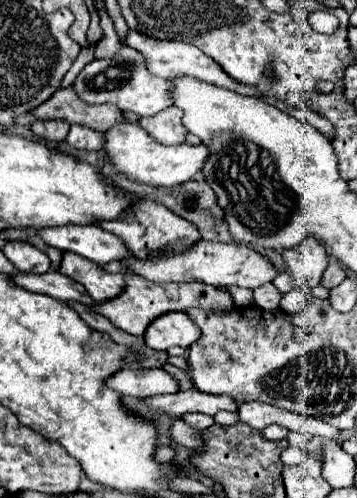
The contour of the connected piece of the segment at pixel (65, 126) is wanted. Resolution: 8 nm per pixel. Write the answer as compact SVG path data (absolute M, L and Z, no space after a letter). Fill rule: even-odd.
M36 120L32 124L32 132L36 134L38 140L48 140L48 142L60 142L68 136L70 124L66 120Z

